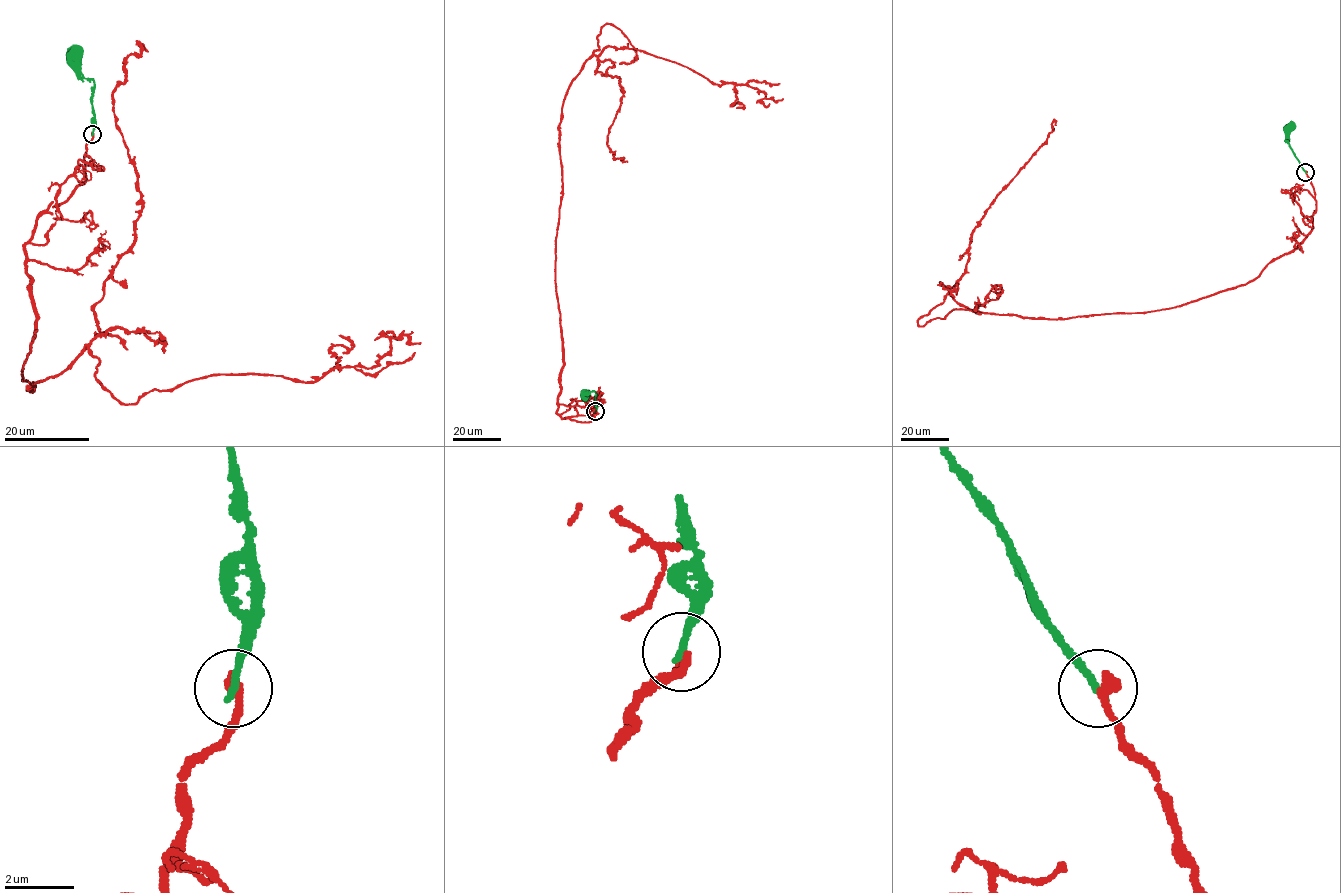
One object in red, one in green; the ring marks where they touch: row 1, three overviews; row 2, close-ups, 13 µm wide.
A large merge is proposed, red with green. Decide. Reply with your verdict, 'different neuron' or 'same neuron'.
different neuron

